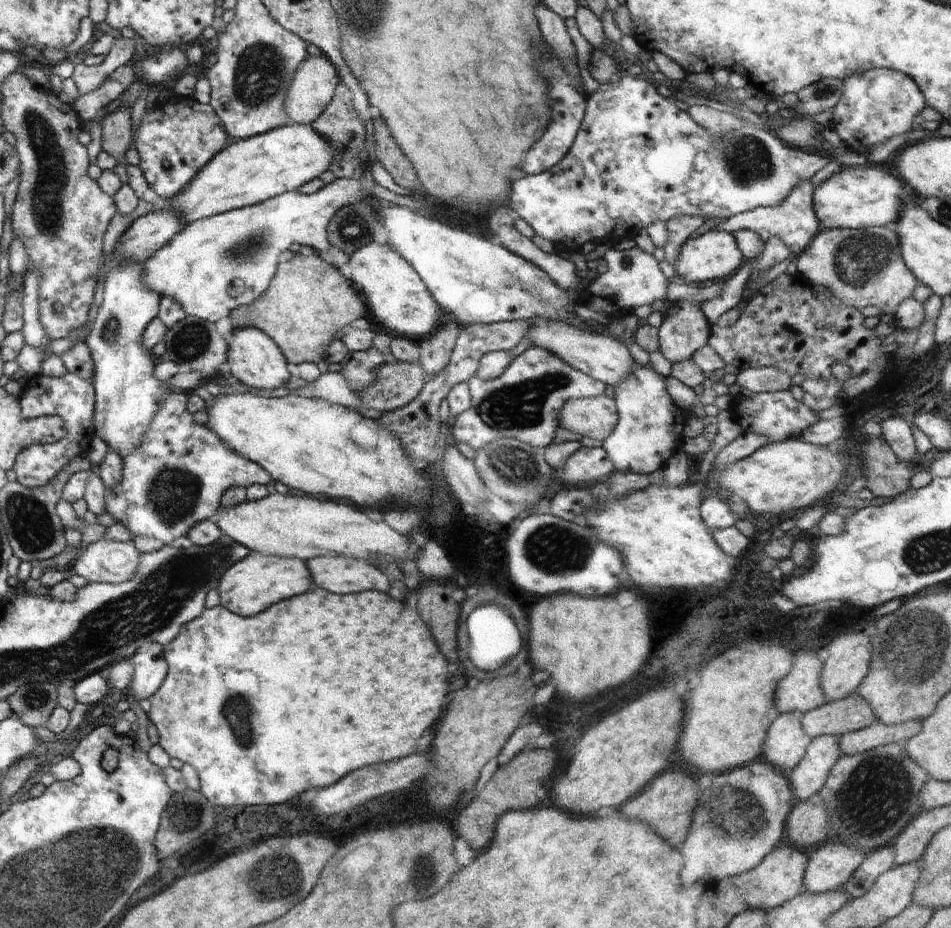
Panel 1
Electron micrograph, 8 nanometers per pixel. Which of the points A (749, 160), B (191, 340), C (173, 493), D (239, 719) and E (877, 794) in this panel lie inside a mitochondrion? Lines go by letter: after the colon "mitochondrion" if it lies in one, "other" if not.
A: mitochondrion
B: mitochondrion
C: mitochondrion
D: mitochondrion
E: mitochondrion

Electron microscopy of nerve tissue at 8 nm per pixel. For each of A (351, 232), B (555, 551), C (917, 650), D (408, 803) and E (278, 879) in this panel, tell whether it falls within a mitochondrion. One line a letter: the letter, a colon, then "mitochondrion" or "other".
A: mitochondrion
B: mitochondrion
C: mitochondrion
D: mitochondrion
E: mitochondrion

